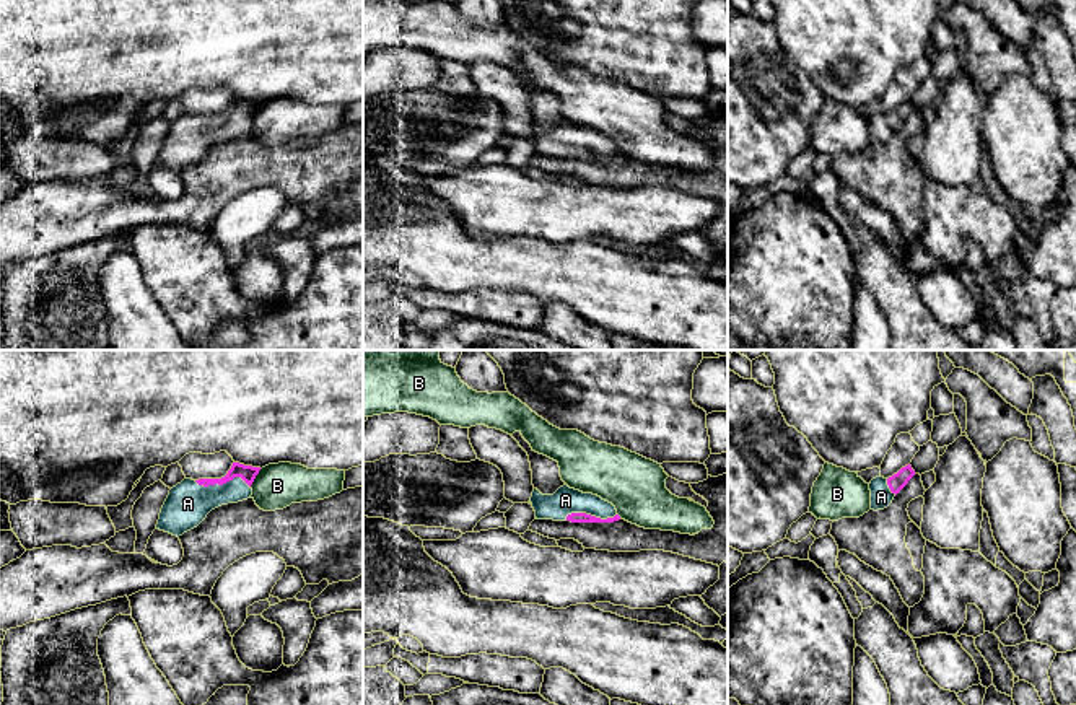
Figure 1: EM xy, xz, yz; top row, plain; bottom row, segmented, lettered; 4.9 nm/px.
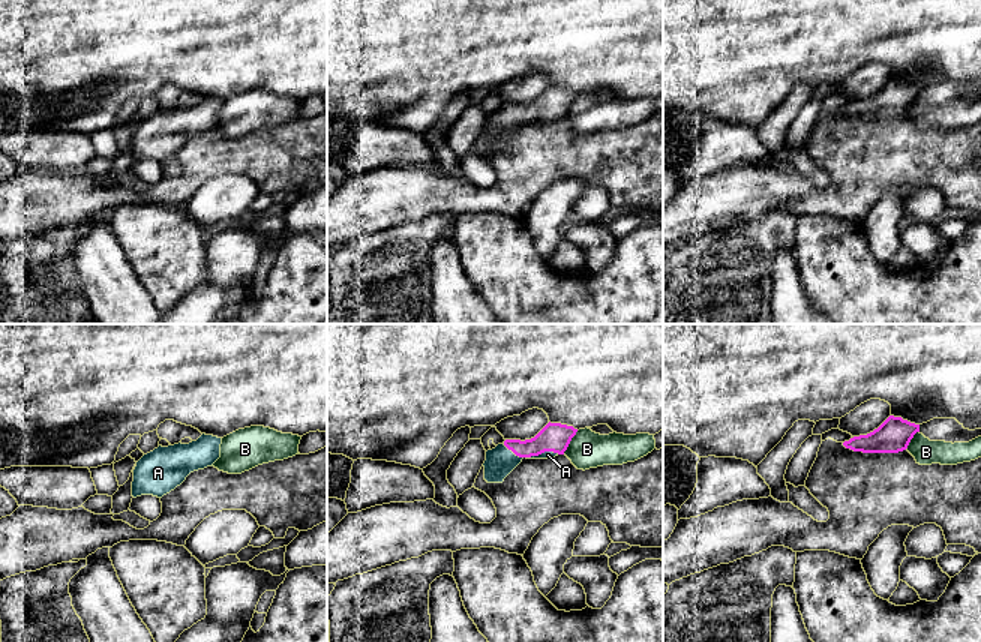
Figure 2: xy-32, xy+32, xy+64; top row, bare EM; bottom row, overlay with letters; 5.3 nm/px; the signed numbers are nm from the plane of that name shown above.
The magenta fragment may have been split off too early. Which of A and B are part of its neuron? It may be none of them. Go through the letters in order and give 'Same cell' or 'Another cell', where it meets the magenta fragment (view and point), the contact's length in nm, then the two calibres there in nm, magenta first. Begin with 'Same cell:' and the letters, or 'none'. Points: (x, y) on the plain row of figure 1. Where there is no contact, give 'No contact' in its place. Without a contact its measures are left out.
Same cell: A
A: Same cell. Touches magenta at xy (222, 119). Shared border 280 nm. Thickness 80 nm (magenta) against 220 nm
B: Another cell. Touches magenta at xy (254, 113). Shared border 110 nm. Thickness 80 nm (magenta) against 220 nm

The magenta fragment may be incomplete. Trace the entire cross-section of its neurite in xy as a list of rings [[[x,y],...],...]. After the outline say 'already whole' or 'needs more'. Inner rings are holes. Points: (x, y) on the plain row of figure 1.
[[[233,98],[221,114],[184,114],[169,125],[156,164],[179,173],[197,163],[212,145],[251,134],[251,120],[259,106],[260,103]]] | needs more

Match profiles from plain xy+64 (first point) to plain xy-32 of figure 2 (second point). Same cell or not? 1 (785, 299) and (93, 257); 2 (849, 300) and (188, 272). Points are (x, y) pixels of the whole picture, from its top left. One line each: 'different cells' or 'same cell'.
1: same cell
2: same cell

